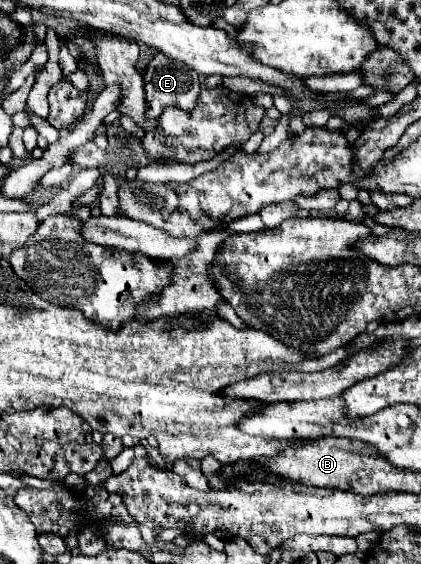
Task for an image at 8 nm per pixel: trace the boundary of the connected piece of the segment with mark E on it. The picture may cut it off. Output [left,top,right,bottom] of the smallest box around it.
[144,54,202,118]

